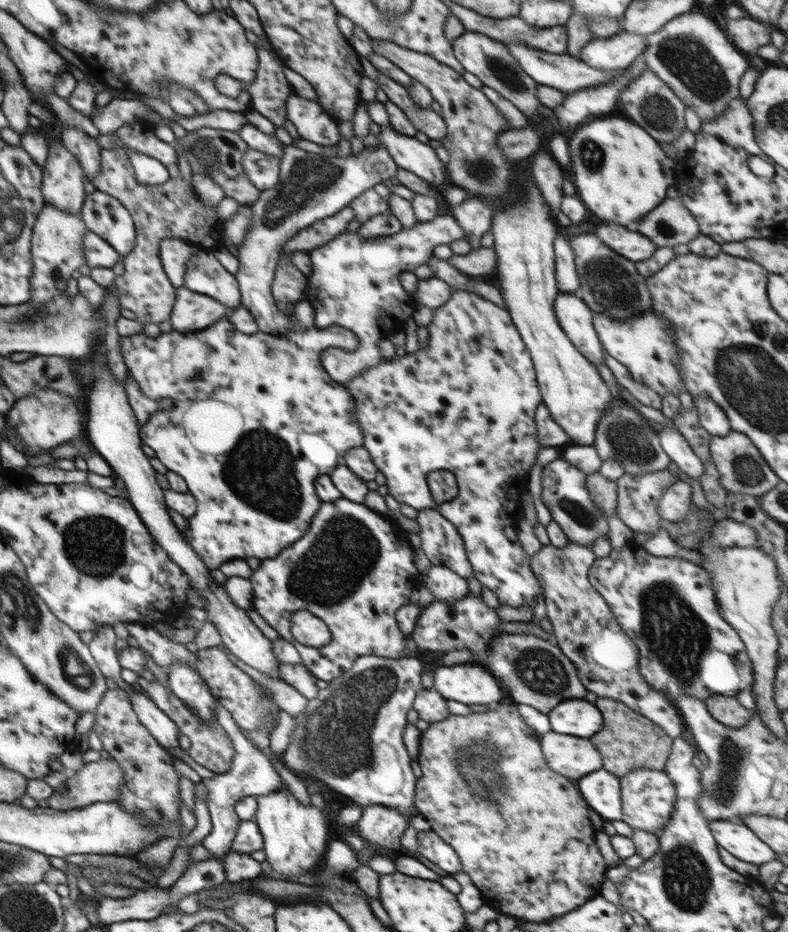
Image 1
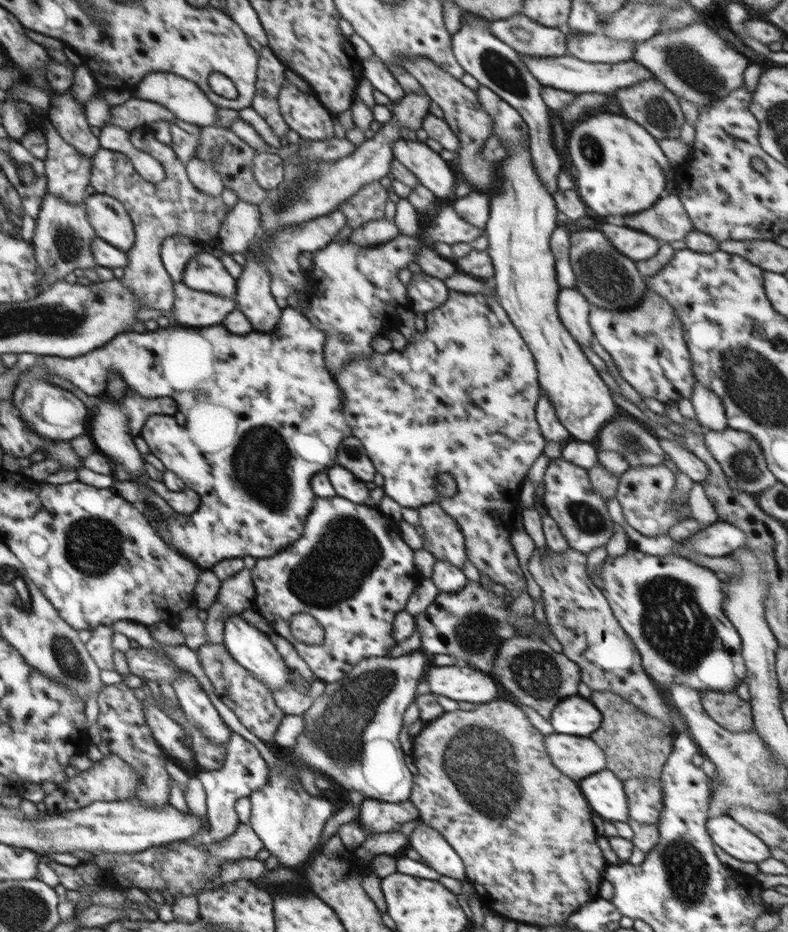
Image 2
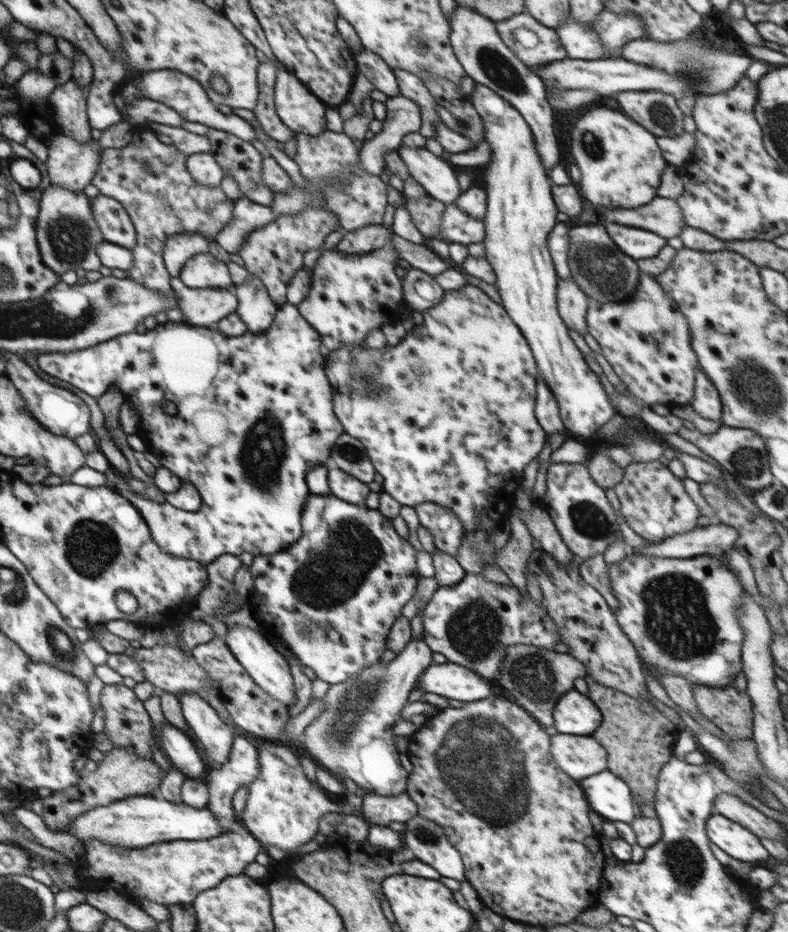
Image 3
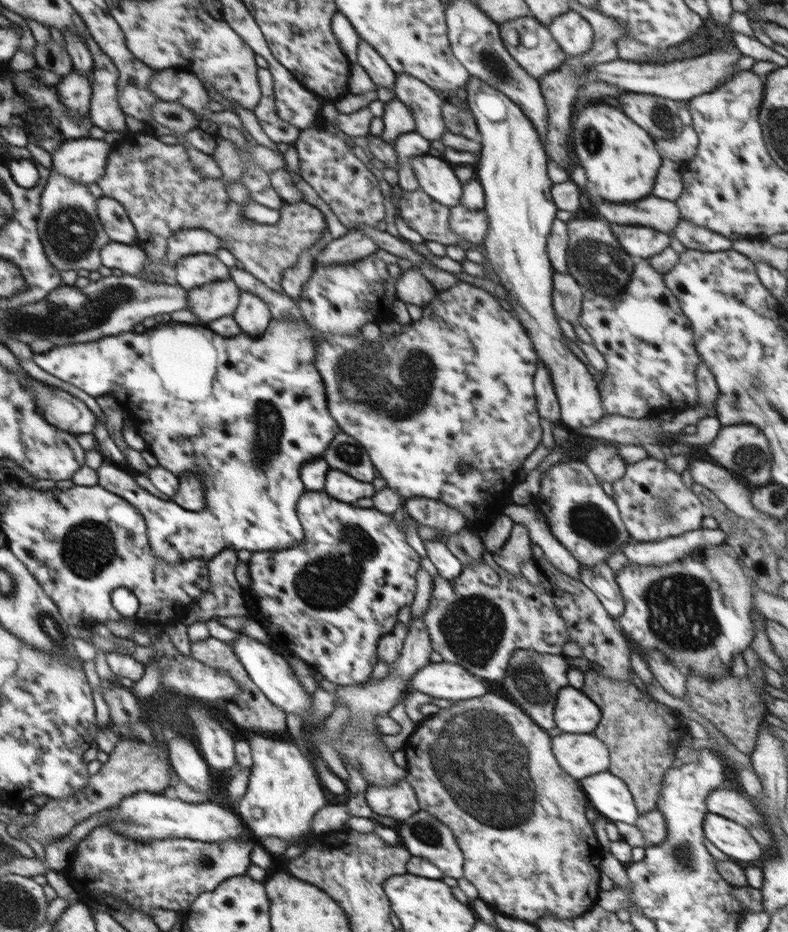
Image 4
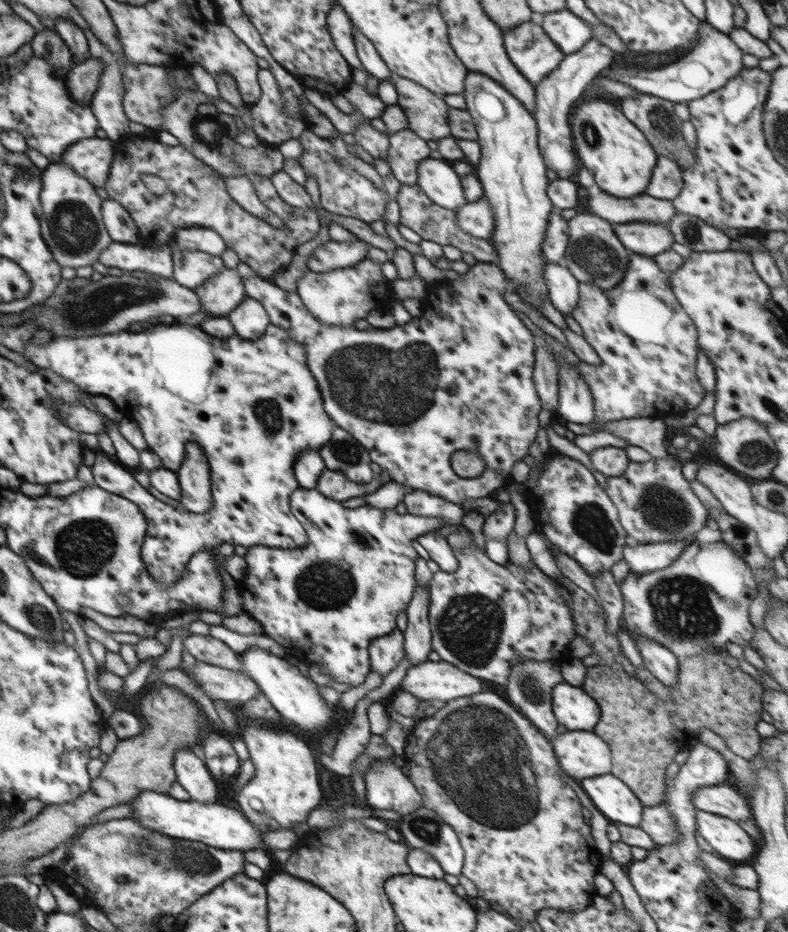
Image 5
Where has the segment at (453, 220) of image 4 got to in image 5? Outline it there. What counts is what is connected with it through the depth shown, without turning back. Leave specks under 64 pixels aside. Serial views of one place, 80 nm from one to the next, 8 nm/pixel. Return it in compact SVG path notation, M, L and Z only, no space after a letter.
M486 196L455 210L458 226L470 236L490 240L495 218Z

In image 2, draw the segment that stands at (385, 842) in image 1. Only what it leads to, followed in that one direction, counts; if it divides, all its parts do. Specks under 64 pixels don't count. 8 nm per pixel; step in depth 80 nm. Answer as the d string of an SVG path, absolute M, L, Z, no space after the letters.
M366 798L359 808L359 820L367 835L379 832L398 832L405 822L419 818L416 806L408 800L390 803Z

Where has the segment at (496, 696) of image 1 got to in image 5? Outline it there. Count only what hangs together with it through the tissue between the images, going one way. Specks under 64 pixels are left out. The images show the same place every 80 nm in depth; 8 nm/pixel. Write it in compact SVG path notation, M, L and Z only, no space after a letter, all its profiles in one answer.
M427 661L407 670L399 690L411 692L421 700L444 704L482 692L487 689L482 688L482 684L486 683L448 662Z

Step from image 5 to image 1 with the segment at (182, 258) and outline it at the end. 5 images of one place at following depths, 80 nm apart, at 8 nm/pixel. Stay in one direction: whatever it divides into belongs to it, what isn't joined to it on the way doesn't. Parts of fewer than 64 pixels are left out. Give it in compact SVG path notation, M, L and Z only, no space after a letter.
M200 249L188 259L184 280L183 286L188 290L206 294L226 305L230 311L242 306L235 275L220 264L213 250Z

